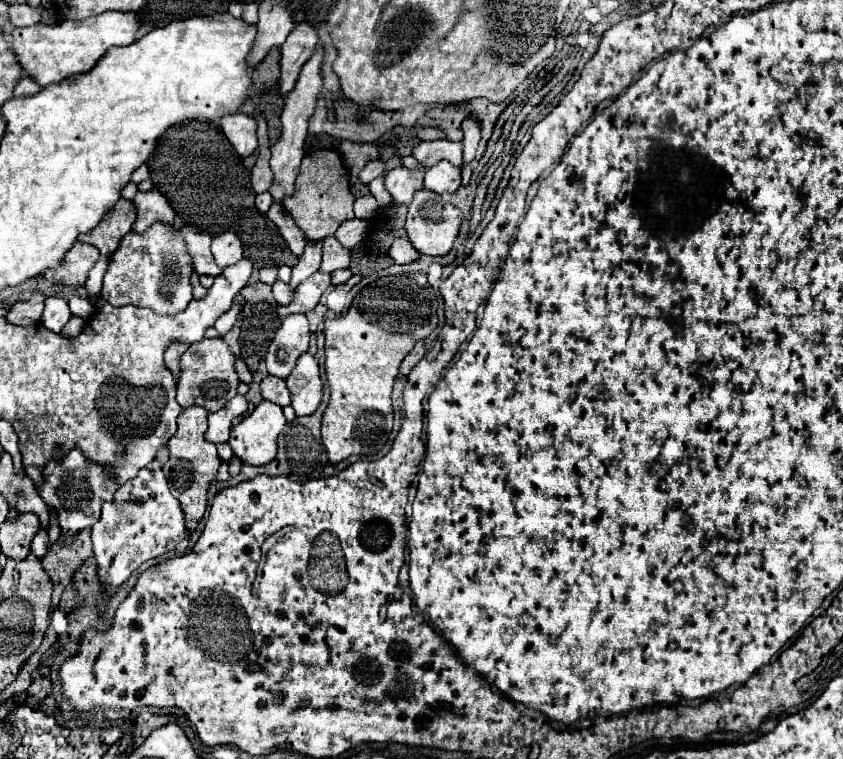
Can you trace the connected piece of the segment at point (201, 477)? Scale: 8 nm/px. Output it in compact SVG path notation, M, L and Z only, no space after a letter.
M188 406L178 416L178 430L168 442L170 460L162 466L164 476L168 480L170 492L180 500L184 516L186 516L186 528L194 530L198 526L198 520L202 518L206 510L206 490L208 484L216 478L216 472L220 468L220 458L216 452L216 444L208 442L204 438L206 432L206 418L208 412L202 410L202 406Z

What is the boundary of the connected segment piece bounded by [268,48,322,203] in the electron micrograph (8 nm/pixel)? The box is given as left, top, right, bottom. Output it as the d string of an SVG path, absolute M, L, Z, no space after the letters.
M318 48L314 52L314 56L302 66L300 78L298 78L294 90L290 94L286 94L286 98L284 98L282 134L276 140L276 144L270 148L272 150L270 168L274 172L274 182L268 191L273 201L281 203L286 194L292 194L292 190L294 190L294 180L298 176L298 168L300 168L300 162L304 156L304 140L306 140L306 132L308 132L308 120L316 108L316 98L322 90L322 70L320 68L322 68L322 48Z

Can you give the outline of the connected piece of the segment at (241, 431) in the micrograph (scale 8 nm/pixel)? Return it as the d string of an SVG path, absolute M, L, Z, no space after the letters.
M262 400L252 414L248 414L238 426L232 426L228 444L234 454L254 466L262 466L276 456L276 438L282 432L286 418L282 408L270 400Z

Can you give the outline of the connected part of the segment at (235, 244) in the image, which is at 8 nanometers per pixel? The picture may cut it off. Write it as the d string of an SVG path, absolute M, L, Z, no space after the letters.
M224 232L216 238L212 238L212 254L216 258L216 264L226 268L230 264L236 264L242 258L242 242L236 234Z

